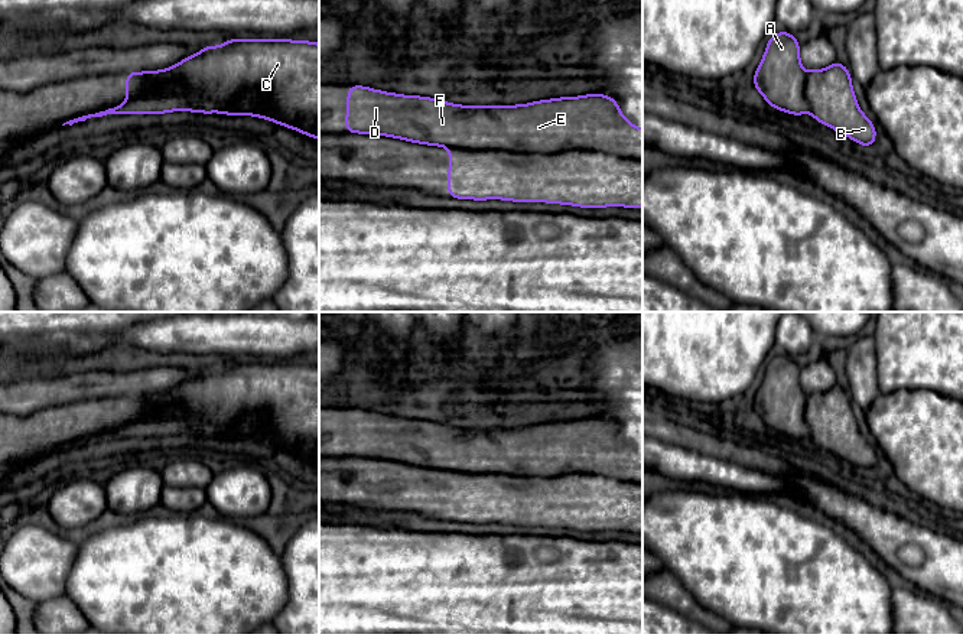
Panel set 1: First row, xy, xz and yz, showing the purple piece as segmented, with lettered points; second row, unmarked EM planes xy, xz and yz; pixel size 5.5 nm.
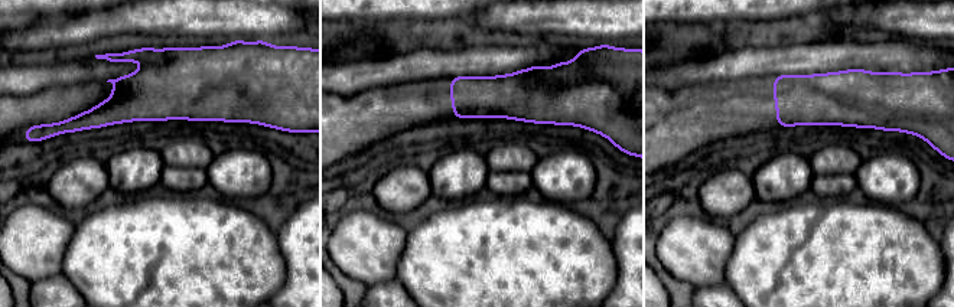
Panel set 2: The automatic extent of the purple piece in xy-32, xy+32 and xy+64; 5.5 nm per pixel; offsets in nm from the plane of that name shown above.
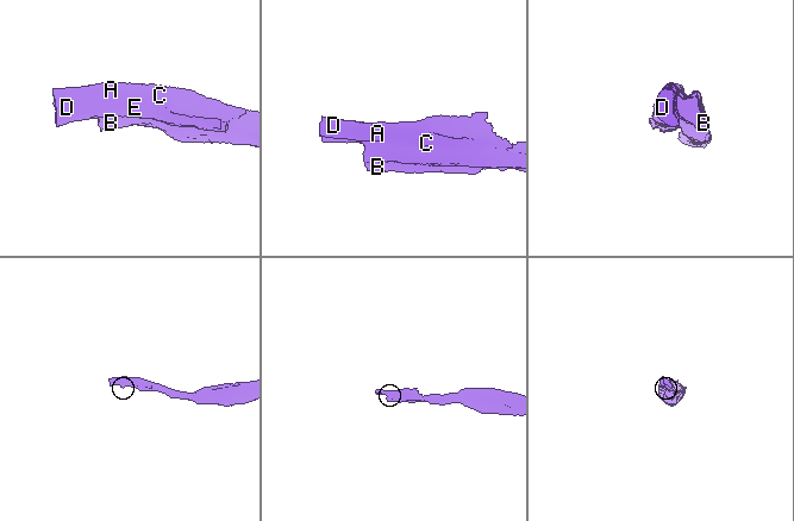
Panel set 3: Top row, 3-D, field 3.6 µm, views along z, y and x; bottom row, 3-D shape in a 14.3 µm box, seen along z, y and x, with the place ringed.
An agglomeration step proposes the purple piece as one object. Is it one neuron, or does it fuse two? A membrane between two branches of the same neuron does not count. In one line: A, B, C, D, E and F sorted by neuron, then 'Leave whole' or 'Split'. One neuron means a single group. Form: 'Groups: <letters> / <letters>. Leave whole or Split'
Groups: A C D E F / B. Split

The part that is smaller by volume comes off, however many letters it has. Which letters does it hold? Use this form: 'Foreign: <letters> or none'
Foreign: A, C, D, E, F

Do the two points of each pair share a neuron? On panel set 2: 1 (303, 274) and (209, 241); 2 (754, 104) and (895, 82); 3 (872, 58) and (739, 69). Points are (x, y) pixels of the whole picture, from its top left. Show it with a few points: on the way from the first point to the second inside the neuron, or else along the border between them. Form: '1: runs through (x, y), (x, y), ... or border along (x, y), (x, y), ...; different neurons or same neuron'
1: border along (277, 235), (285, 283), (276, 291); different neurons
2: runs through (788, 100), (860, 98); same neuron
3: runs through (839, 58), (772, 61); same neuron

